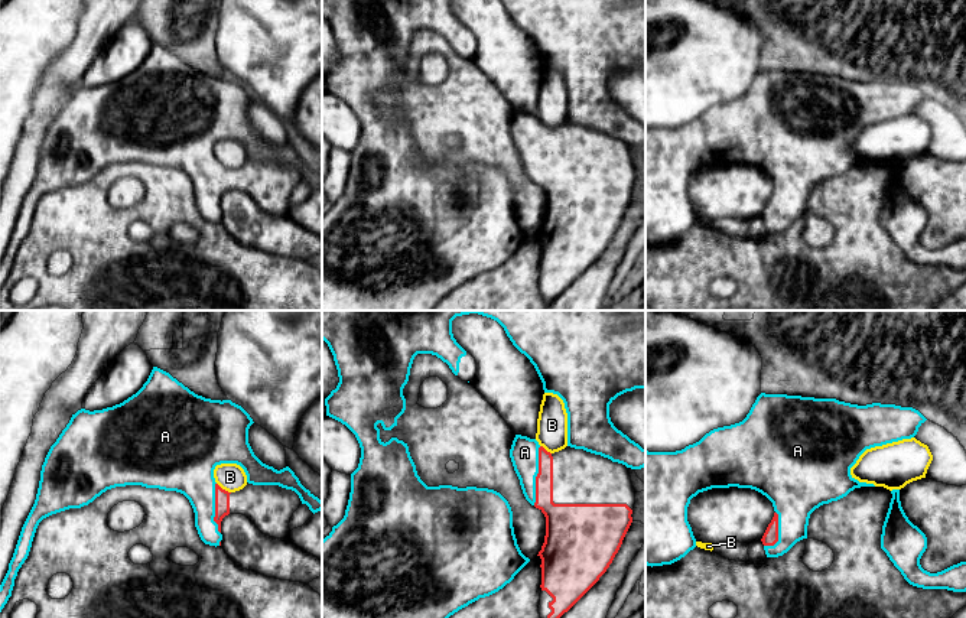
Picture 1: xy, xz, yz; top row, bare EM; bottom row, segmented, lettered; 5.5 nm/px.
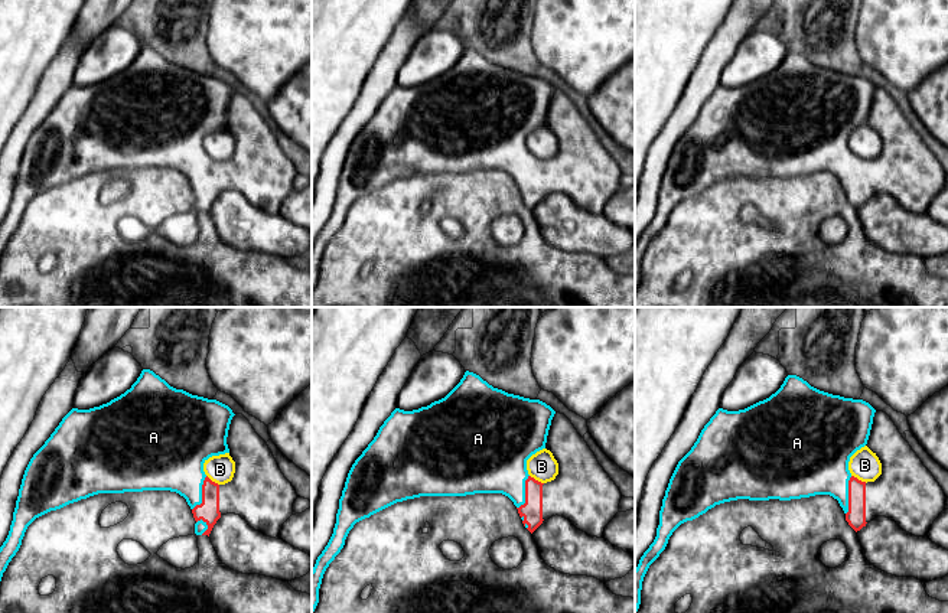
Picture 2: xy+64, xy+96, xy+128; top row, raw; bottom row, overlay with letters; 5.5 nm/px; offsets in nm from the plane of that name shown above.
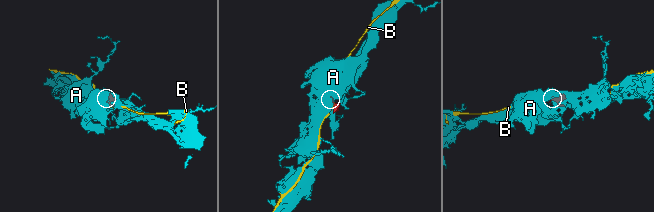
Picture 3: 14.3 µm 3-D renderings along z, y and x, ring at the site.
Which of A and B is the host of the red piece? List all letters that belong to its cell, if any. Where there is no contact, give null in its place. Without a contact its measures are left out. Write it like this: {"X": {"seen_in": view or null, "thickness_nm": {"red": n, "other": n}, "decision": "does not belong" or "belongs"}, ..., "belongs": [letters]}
{"A": {"seen_in": "xz", "thickness_nm": {"red": 130, "other": 160}, "decision": "belongs"}, "B": {"seen_in": "xy", "thickness_nm": {"red": 80, "other": 160}, "decision": "does not belong"}, "belongs": ["A"]}

